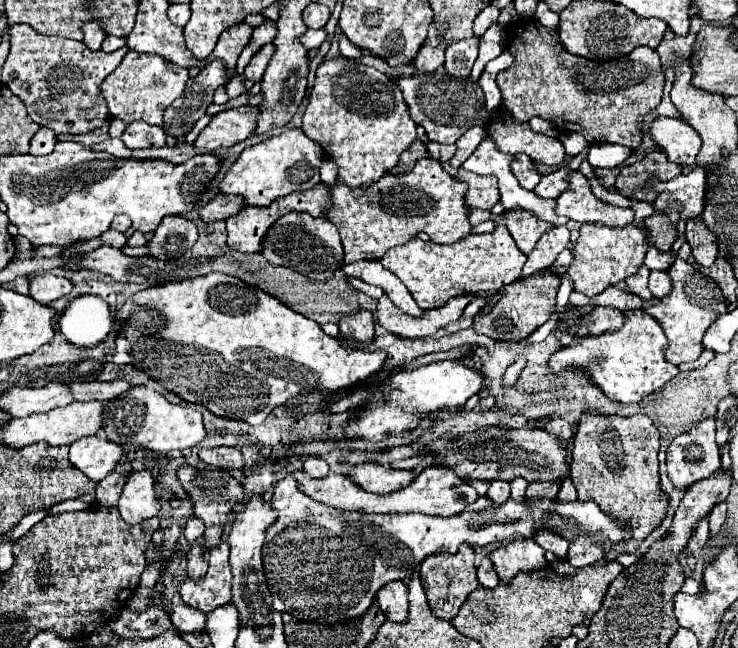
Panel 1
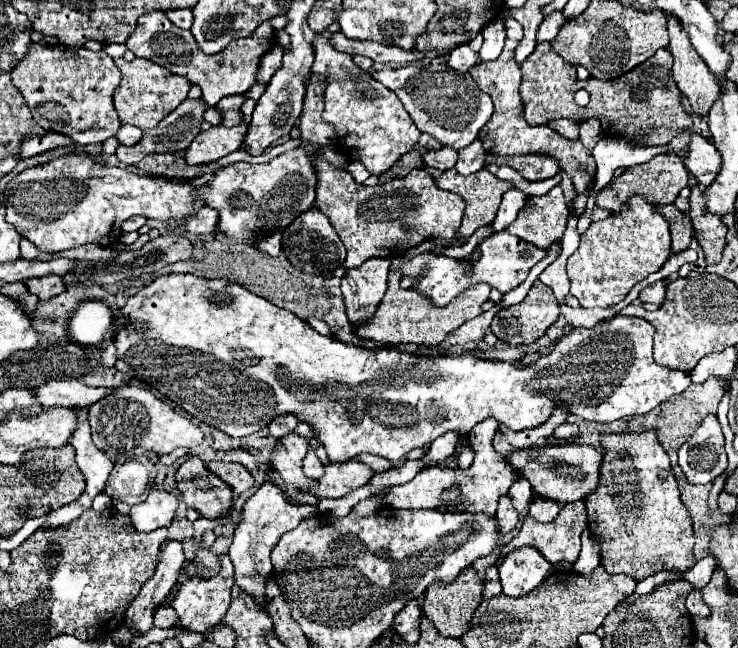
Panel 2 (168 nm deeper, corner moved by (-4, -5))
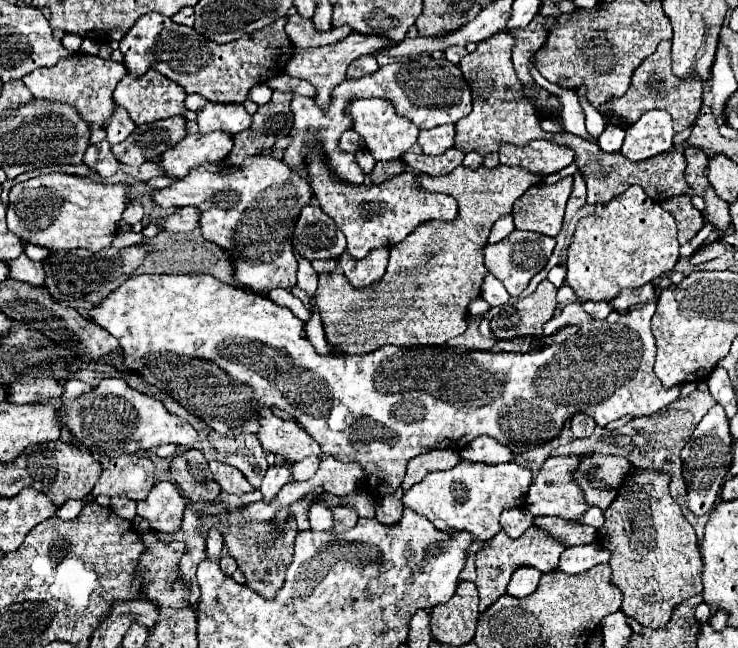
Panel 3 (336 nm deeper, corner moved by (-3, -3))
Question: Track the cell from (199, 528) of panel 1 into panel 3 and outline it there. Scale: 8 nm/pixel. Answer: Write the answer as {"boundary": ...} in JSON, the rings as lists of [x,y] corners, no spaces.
{"boundary":[[[209,530],[207,538],[205,538],[205,552],[211,558],[217,558],[223,550],[223,536],[217,530]]]}

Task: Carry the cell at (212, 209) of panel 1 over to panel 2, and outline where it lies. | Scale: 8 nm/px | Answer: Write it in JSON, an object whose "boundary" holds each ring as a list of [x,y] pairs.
{"boundary":[[[202,206],[196,214],[184,220],[184,230],[188,234],[204,234],[204,232],[214,232],[216,224],[218,224],[218,212],[214,212],[214,208],[210,206]]]}

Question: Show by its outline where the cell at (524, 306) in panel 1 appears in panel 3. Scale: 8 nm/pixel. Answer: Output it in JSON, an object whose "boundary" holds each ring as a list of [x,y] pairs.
{"boundary":[[[543,280],[533,294],[507,304],[491,318],[491,330],[501,340],[511,340],[517,336],[541,336],[543,324],[551,320],[555,312],[557,288]]]}

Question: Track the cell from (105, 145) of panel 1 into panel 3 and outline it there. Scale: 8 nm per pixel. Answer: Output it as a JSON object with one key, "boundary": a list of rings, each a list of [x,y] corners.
{"boundary":[[[173,116],[165,120],[157,120],[153,124],[137,126],[129,138],[111,148],[113,156],[121,164],[139,166],[147,160],[159,160],[161,154],[181,138],[187,136],[187,120],[183,116]]]}

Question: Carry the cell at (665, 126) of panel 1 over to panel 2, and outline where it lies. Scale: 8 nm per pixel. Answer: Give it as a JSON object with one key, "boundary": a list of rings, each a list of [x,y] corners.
{"boundary":[[[692,134],[690,150],[684,160],[684,166],[688,168],[688,172],[692,172],[692,176],[698,180],[698,184],[708,186],[710,180],[714,180],[714,176],[718,176],[718,170],[722,164],[720,160],[722,160],[722,156],[718,154],[718,150],[712,142],[708,142],[706,138],[702,138],[698,134]]]}

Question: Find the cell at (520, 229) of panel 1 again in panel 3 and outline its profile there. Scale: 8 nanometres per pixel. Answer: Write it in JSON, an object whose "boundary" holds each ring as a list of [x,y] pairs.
{"boundary":[[[567,176],[557,184],[535,184],[513,204],[517,230],[529,230],[545,236],[557,236],[563,226],[563,212],[571,194],[573,178]]]}

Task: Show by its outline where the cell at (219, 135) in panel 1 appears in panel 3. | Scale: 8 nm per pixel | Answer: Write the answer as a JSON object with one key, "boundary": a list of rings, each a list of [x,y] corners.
{"boundary":[[[227,132],[187,134],[177,146],[161,156],[161,166],[167,176],[183,178],[193,168],[207,162],[223,162],[233,148],[233,136]]]}

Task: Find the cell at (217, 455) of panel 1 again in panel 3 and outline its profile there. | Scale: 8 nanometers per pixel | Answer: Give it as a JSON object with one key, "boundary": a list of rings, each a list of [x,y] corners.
{"boundary":[[[209,462],[209,468],[213,472],[213,478],[219,482],[219,486],[225,492],[229,492],[229,494],[243,494],[243,492],[251,492],[253,490],[249,480],[233,466],[221,464],[221,462]]]}

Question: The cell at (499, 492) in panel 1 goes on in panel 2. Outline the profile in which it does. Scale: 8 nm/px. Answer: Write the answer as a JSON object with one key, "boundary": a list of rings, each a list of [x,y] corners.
{"boundary":[[[502,496],[500,502],[498,502],[496,522],[498,522],[498,532],[502,536],[510,534],[518,526],[518,522],[520,522],[520,512],[512,506],[512,500],[508,496]]]}

